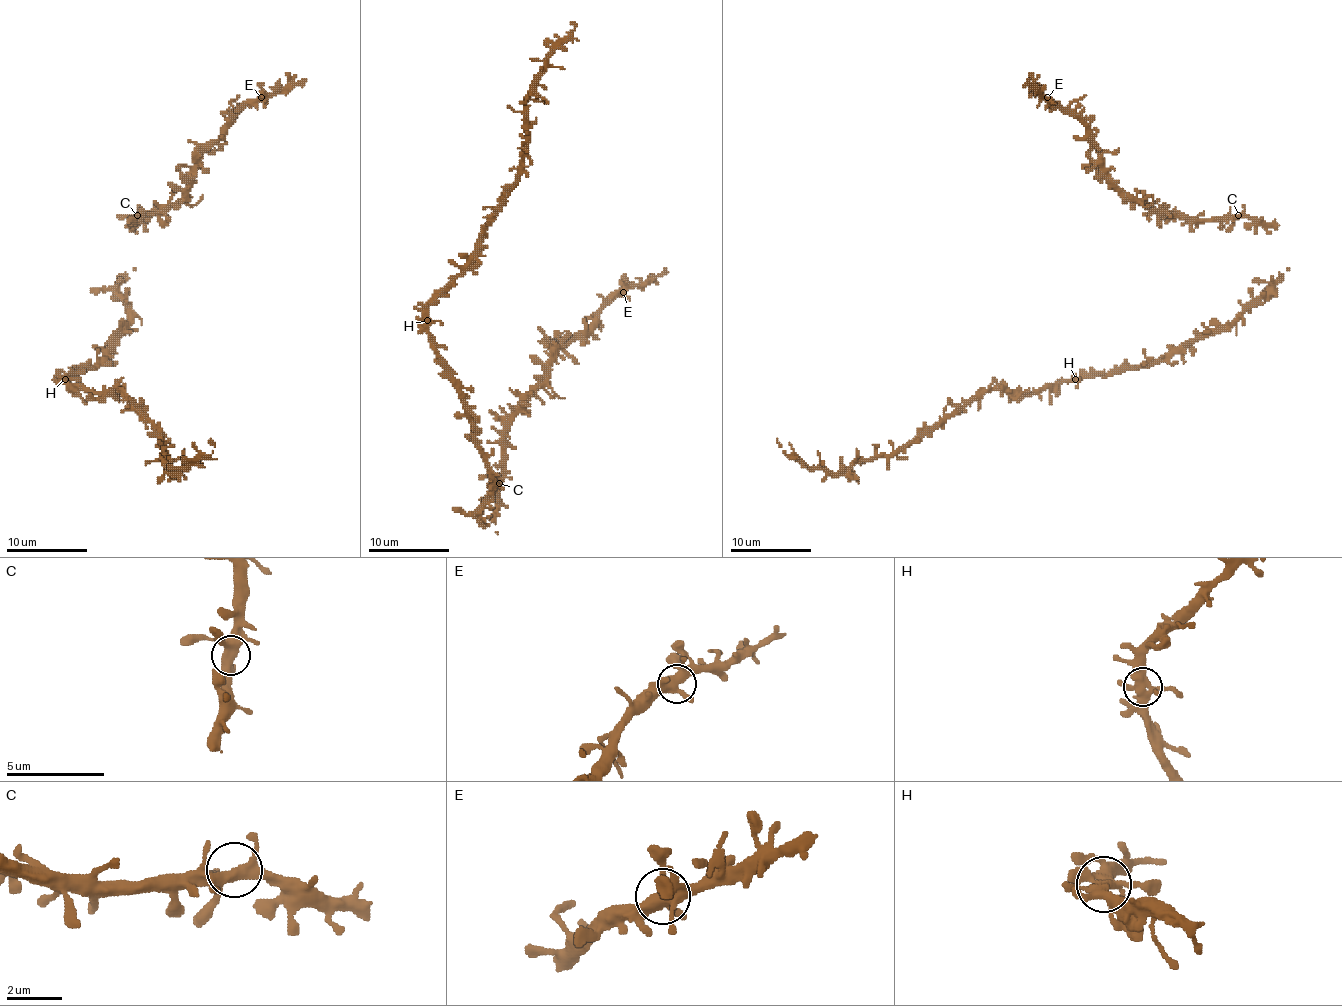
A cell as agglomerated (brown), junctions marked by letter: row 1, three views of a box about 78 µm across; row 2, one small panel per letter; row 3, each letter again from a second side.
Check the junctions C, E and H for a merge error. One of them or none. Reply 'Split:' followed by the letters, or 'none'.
Split: none

